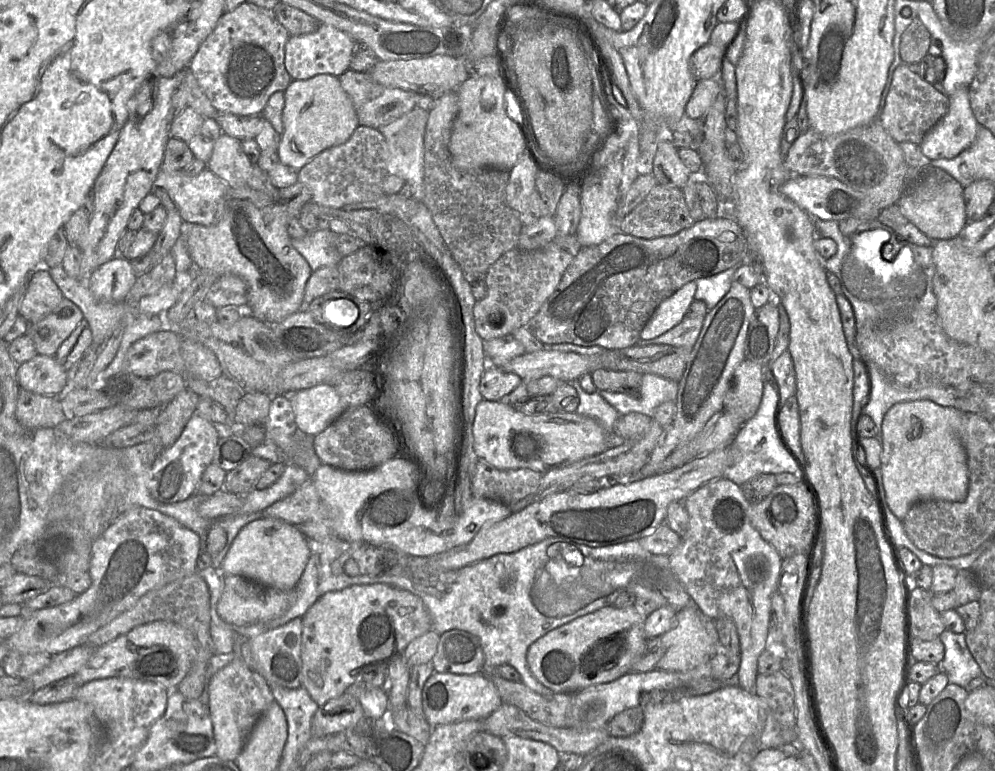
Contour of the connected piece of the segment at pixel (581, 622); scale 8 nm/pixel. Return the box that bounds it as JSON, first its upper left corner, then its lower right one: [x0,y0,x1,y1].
[527,606,647,693]

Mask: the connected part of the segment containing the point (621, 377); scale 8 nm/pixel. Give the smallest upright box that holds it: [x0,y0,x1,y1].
[589,369,643,394]

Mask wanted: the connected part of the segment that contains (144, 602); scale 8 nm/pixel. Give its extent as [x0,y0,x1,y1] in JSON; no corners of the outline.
[85,572,216,708]

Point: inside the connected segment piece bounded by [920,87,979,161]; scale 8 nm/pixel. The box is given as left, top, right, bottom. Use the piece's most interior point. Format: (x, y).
(956, 131)

